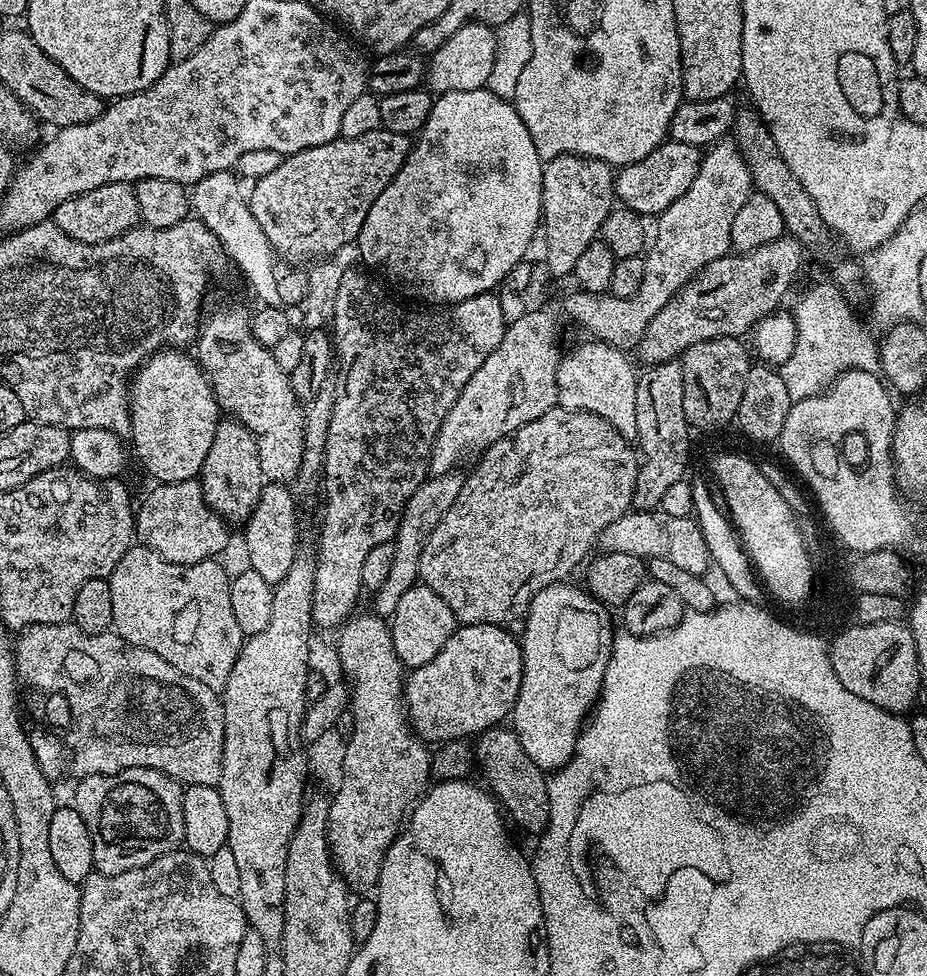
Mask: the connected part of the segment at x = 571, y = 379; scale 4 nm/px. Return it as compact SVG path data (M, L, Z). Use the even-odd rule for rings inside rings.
M595 338L585 341L585 344L563 353L556 371L557 405L575 412L598 414L598 418L610 422L610 426L614 426L618 434L622 434L629 442L635 441L638 426L638 418L634 414L637 369L632 369L632 364L628 361L629 353L625 349L615 348L612 344Z

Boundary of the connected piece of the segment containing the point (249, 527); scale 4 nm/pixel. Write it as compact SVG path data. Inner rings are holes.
M284 482L265 483L262 494L258 498L258 506L254 506L250 518L242 528L244 548L248 551L247 567L253 568L273 586L282 582L290 566L294 566L296 549L301 543L300 528L296 525L296 500L288 488L291 487Z

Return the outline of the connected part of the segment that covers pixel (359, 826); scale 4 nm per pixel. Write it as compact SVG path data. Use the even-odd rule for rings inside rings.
M357 611L344 621L336 640L340 664L350 679L350 711L354 714L354 730L347 737L344 773L341 784L334 789L328 807L328 844L332 847L332 861L349 886L361 884L371 889L380 879L384 855L395 842L396 835L406 823L406 817L416 801L424 795L432 776L432 756L425 741L416 735L404 703L406 669L392 645L389 621L375 611Z

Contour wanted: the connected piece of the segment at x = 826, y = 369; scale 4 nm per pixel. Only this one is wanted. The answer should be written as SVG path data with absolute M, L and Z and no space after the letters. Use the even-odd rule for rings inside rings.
M827 283L814 285L796 304L794 350L778 368L793 402L818 395L843 372L851 372L853 368L876 372L880 366L877 337L872 337L864 329L863 322L852 313L847 298L840 293L843 291L835 283Z

